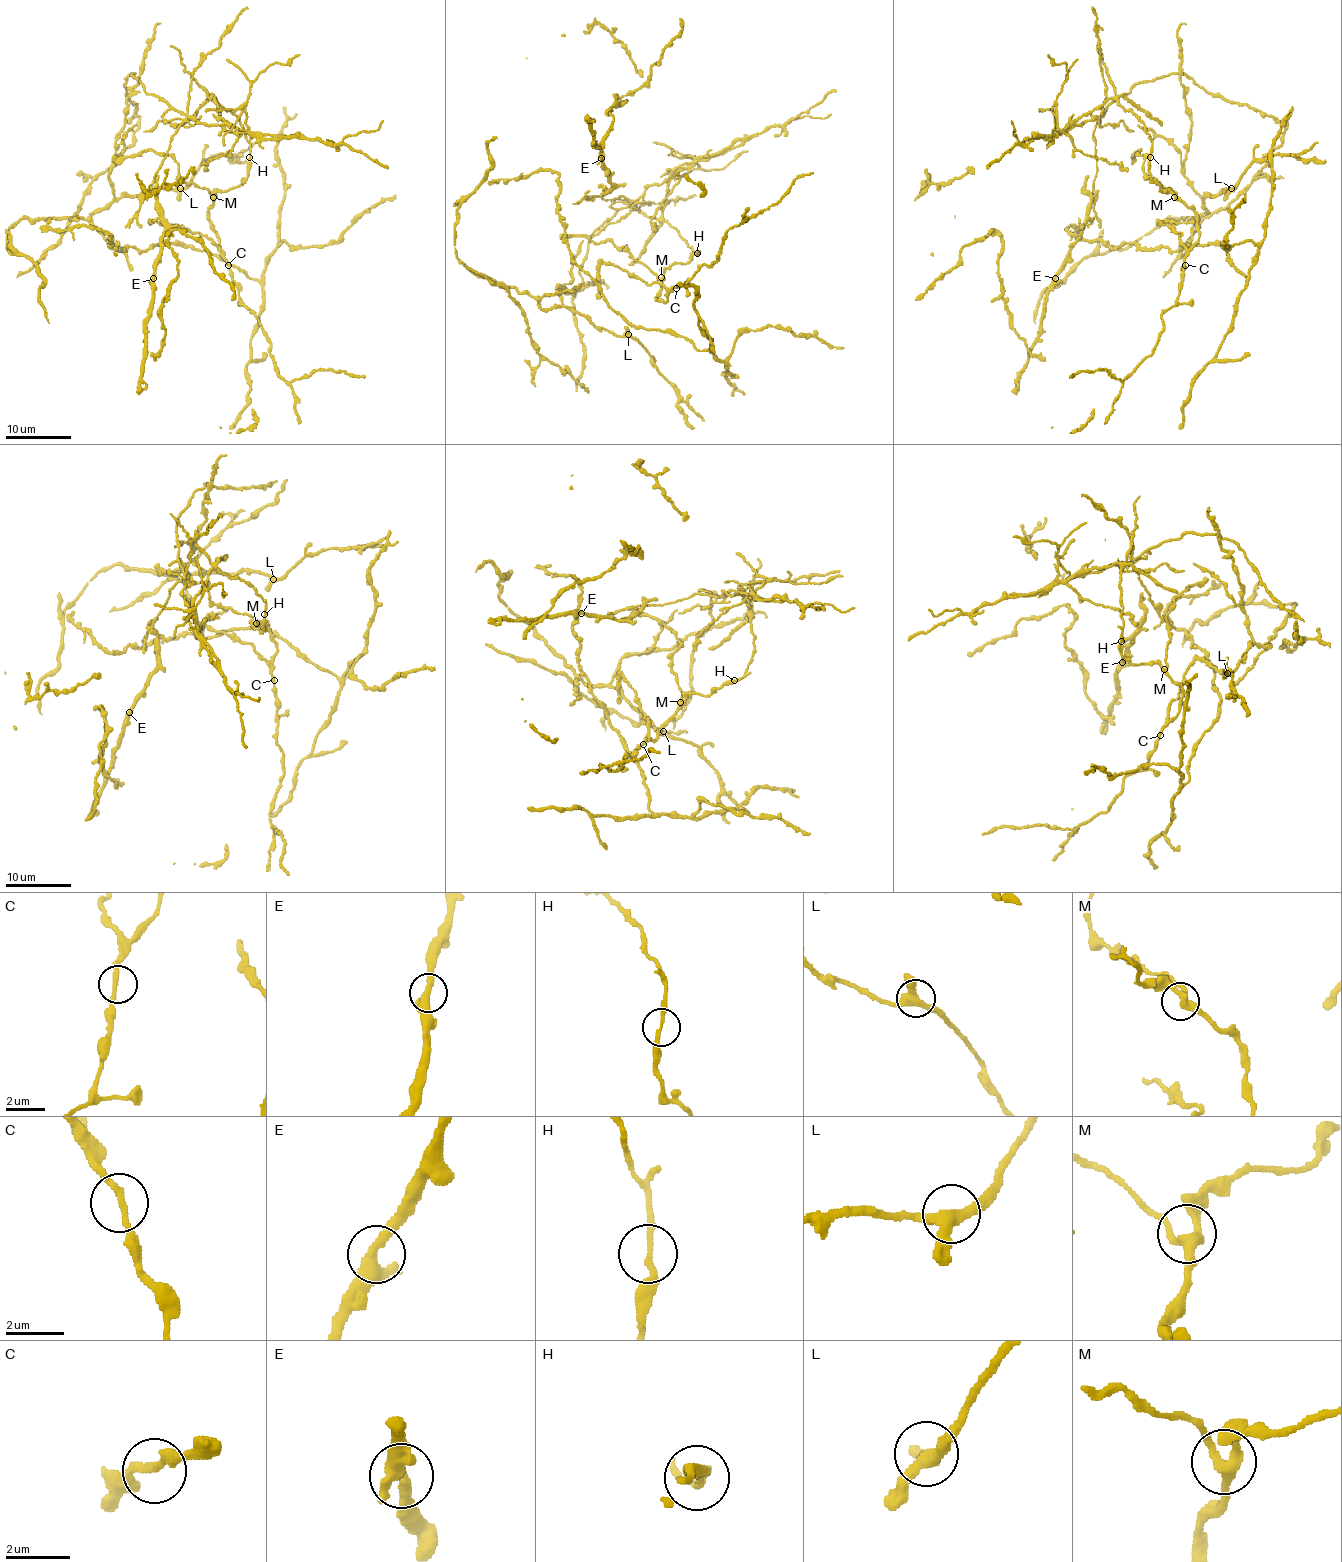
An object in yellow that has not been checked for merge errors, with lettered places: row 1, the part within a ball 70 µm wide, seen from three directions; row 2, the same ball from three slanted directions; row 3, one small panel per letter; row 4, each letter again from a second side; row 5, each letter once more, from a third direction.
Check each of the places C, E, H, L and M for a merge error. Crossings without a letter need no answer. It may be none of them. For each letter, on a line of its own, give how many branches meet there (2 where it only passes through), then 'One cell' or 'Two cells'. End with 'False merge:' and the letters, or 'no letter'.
C: Branches: 2. One cell
E: Branches: 3. One cell
H: Branches: 2. Two cells
L: Branches: 3. One cell
M: Branches: 3. One cell
False merge: H

